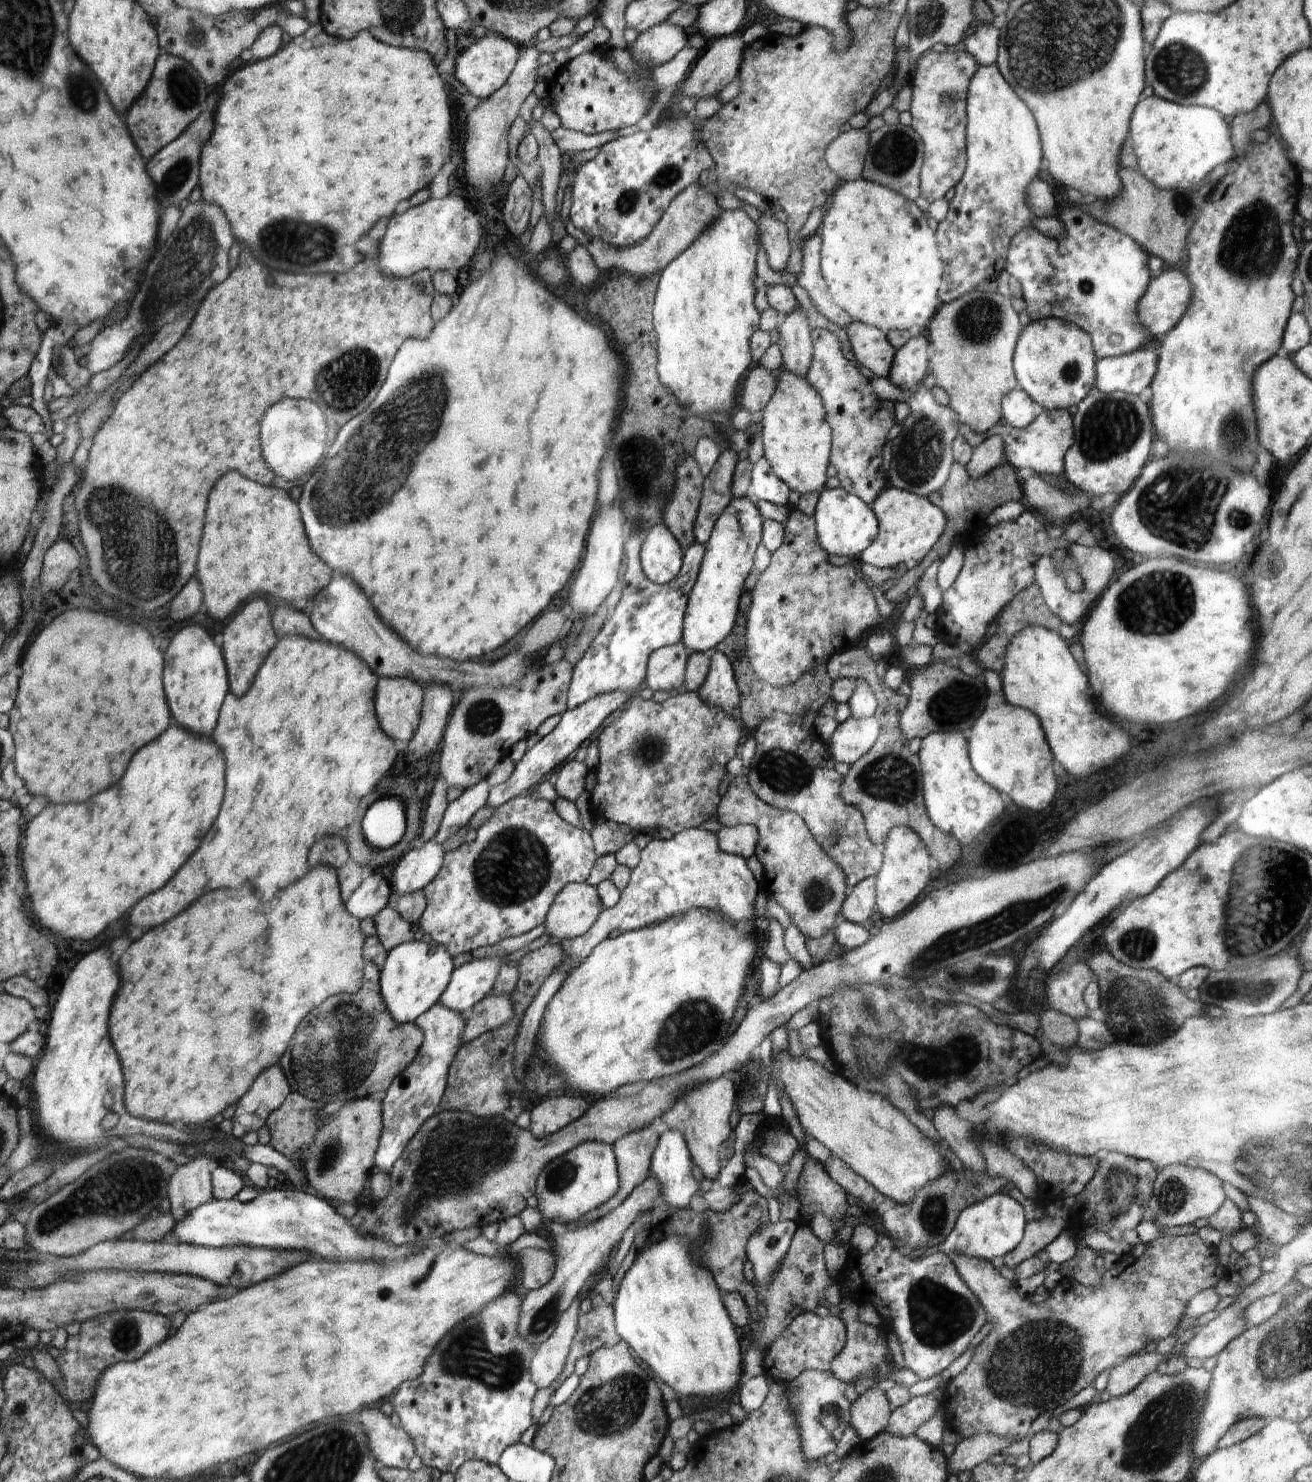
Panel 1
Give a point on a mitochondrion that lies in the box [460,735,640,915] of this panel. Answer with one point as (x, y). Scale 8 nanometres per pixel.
(514, 866)

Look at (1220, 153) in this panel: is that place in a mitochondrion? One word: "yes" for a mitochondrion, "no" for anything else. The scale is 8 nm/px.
no

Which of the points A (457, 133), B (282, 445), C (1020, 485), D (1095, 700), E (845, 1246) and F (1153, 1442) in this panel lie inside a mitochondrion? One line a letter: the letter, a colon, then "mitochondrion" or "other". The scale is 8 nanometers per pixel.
A: other
B: other
C: other
D: other
E: other
F: mitochondrion

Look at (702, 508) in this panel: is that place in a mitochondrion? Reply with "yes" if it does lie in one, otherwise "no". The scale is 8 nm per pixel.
no

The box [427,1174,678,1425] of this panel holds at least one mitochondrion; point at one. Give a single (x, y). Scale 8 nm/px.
(468, 1355)

